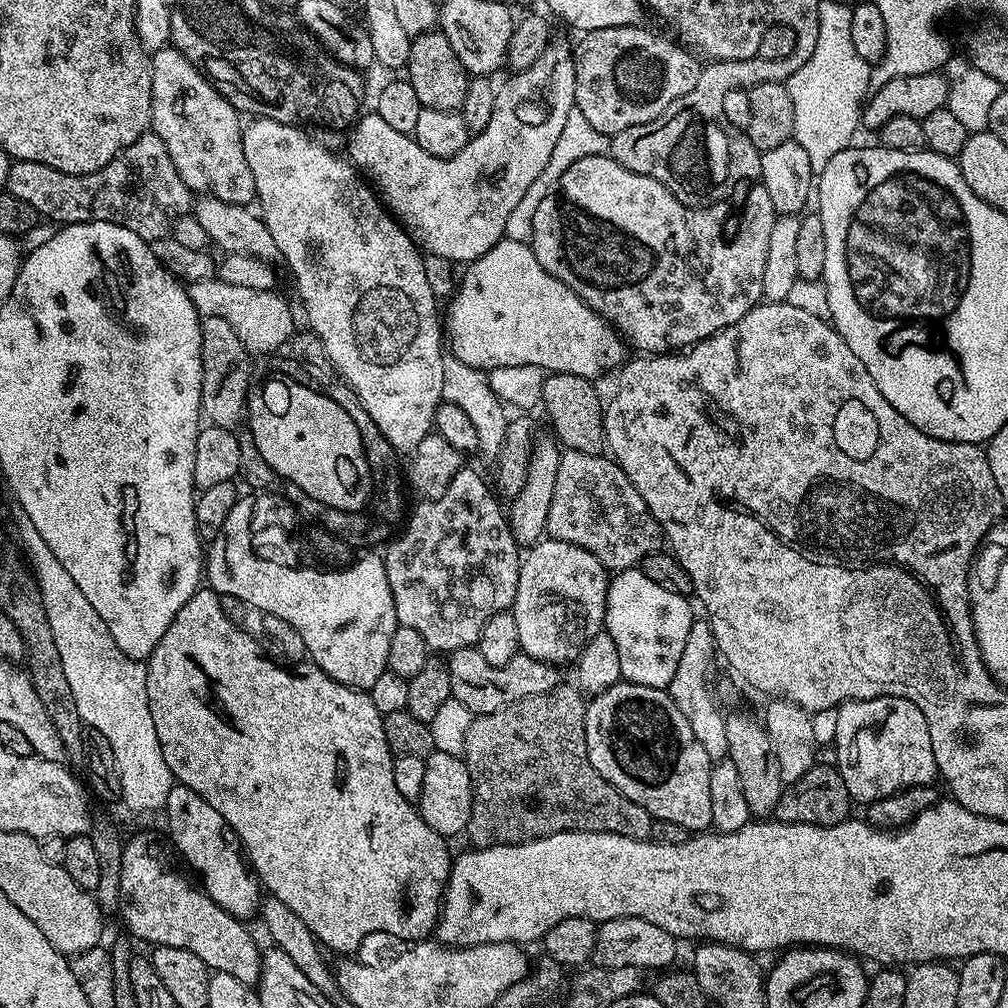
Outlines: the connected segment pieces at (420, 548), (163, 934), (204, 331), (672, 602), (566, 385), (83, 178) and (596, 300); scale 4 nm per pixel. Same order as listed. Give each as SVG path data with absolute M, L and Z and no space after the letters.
M461 466L450 486L427 505L420 520L420 536L400 536L389 546L388 552L383 553L397 621L410 626L410 630L418 630L436 654L479 645L482 626L486 626L494 614L509 611L516 597L522 552L508 525L505 509L500 509L496 501L497 493L490 484L489 488L474 469Z
M136 836L125 843L119 906L119 911L124 912L125 926L148 946L182 946L182 950L198 954L212 972L230 974L238 978L238 982L259 985L262 948L248 933L249 925L222 910L207 892L196 888L168 869L150 837Z
M203 317L200 321L200 333L202 334L200 406L203 415L207 419L209 416L212 419L209 421L215 427L239 429L245 419L246 405L250 399L250 389L253 387L253 357L250 355L248 348L238 338L238 334L234 334L234 330L231 328L230 322L226 322L226 318Z
M639 567L627 568L625 572L615 573L608 582L608 601L604 607L604 628L610 634L610 638L614 638L614 644L618 646L618 662L620 663L621 677L629 684L637 684L638 686L650 686L651 688L667 689L668 683L674 678L674 674L678 670L678 666L682 662L682 650L686 650L686 638L690 634L690 626L694 619L692 608L688 605L689 597L681 594L671 588L662 586L658 582L654 582L650 578L646 578L646 574L641 572Z
M553 372L545 375L540 399L542 408L548 411L548 420L552 423L553 428L551 431L565 449L591 456L602 456L606 452L604 443L605 405L602 400L600 404L595 390L588 384L591 383L578 374Z
M151 130L143 132L127 150L90 174L66 174L62 170L54 170L54 166L42 166L42 162L29 160L12 160L8 166L7 195L22 198L22 202L30 202L30 206L34 206L41 217L57 226L88 226L92 222L114 222L118 226L126 226L126 230L134 230L134 234L138 234L138 238L143 240L167 240L171 237L177 218L189 215L194 208L192 189L185 186L174 162L170 162L170 154L162 138L158 138Z
M611 155L591 156L590 158L578 158L562 178L558 178L551 190L538 202L538 210L534 210L534 226L532 227L532 239L530 247L538 262L551 276L561 280L567 288L574 290L587 302L599 316L608 321L621 337L629 345L632 344L644 354L668 354L673 350L684 350L693 344L710 338L715 332L721 332L729 328L731 324L737 324L751 308L761 303L764 291L762 290L762 270L766 270L766 253L770 247L770 234L778 213L774 210L774 202L770 198L770 190L766 190L763 183L756 182L751 185L748 197L744 200L744 209L740 212L740 225L736 228L736 237L727 244L724 240L716 240L720 236L720 224L712 216L707 216L703 207L689 208L683 204L662 182L650 178L646 174L634 174L626 170Z

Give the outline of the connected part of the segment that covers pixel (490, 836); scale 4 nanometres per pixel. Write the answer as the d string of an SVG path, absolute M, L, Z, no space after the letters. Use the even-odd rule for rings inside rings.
M568 682L561 683L559 688L550 690L546 694L534 694L521 700L515 700L510 706L499 708L493 712L485 712L477 715L470 726L470 734L466 734L466 750L463 754L463 761L470 770L470 782L472 783L472 813L470 822L466 829L466 836L478 848L489 848L499 844L525 844L531 840L538 840L541 836L552 836L556 832L609 832L635 840L648 840L652 834L653 818L645 808L640 808L638 802L630 802L626 794L622 794L594 766L588 757L586 750L586 730L584 729L584 709L586 707L585 697L579 687L571 688Z

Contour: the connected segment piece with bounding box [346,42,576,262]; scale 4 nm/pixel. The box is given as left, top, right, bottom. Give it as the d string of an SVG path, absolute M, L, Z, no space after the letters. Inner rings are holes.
M549 43L548 49L544 51L542 58L538 58L538 62L534 62L534 66L509 75L509 80L504 85L502 83L499 85L496 101L494 102L494 115L490 118L490 122L483 130L475 133L469 139L468 144L462 146L462 150L458 150L458 154L453 156L438 158L434 154L426 154L426 150L422 150L422 146L418 146L418 142L409 133L392 129L374 110L369 111L369 116L367 114L361 115L355 121L354 127L351 129L351 132L353 131L352 137L348 140L347 159L359 169L365 181L371 185L377 197L382 201L384 207L395 216L400 227L416 241L417 245L427 255L441 256L444 260L453 262L459 262L459 260L471 262L477 260L482 254L486 254L486 250L490 250L500 240L505 239L506 218L510 218L510 210L514 210L514 206L518 206L522 194L526 194L526 190L530 190L530 182L534 182L534 178L538 178L538 174L542 174L546 162L550 162L550 154L554 154L554 146L558 143L558 138L562 134L562 126L566 126L566 118L576 102L574 98L574 86L576 85L575 59L570 55L570 48L567 48L564 44L556 43Z

